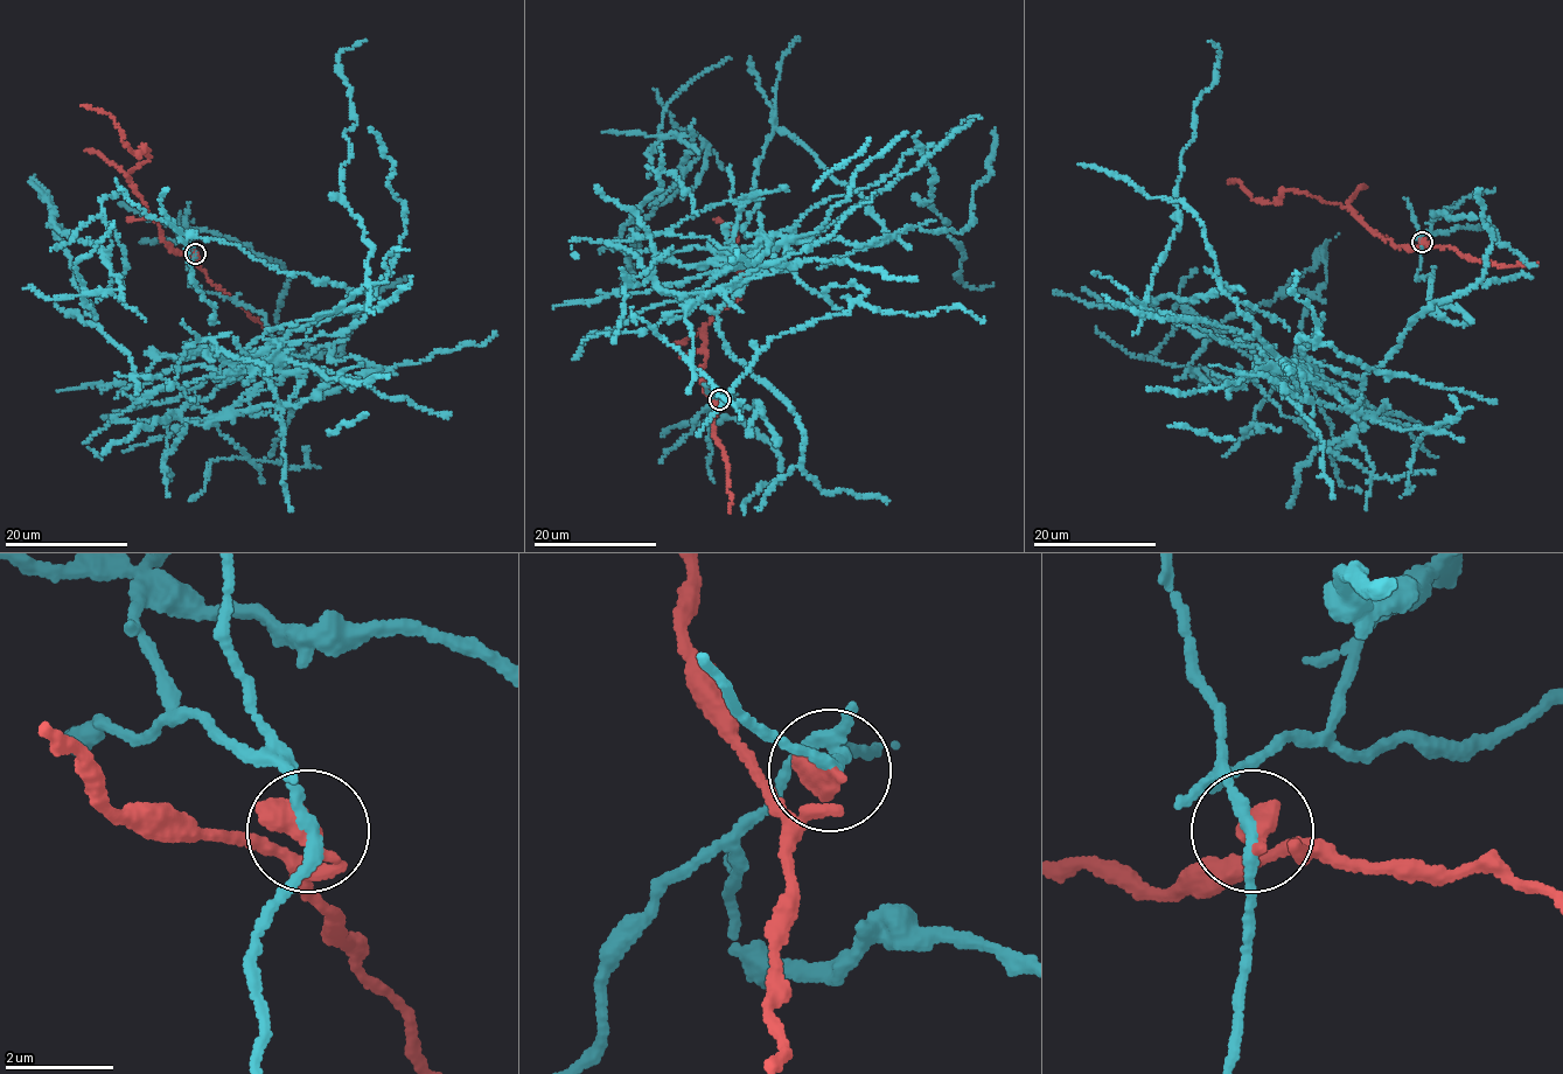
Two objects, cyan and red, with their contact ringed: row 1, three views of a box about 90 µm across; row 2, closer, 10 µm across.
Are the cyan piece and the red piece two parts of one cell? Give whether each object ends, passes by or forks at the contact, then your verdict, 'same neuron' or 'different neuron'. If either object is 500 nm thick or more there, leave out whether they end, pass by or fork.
different neuron

